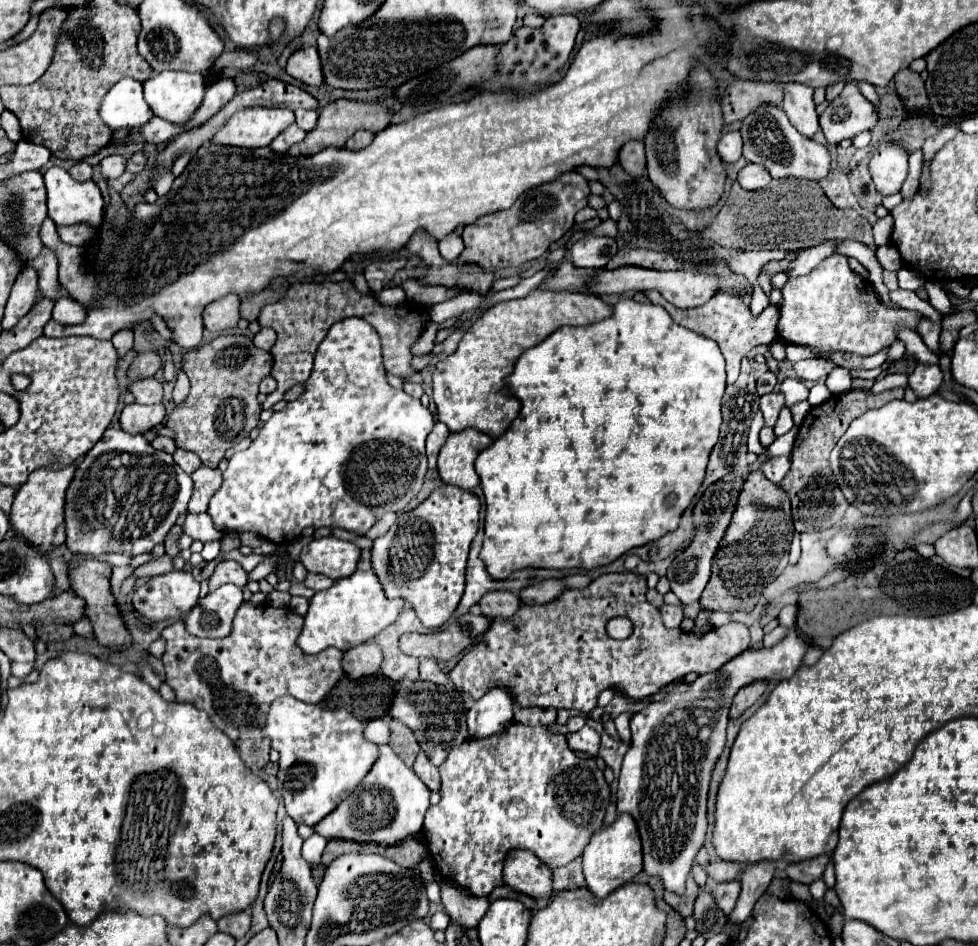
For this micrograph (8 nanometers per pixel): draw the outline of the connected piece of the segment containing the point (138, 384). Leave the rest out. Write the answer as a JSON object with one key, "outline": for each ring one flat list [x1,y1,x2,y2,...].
{"outline":[[156,378,130,382,130,392,136,396,136,402,140,404,160,404,164,400,162,382,158,382]]}

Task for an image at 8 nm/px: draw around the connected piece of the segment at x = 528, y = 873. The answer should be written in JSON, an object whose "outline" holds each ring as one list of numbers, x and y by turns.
{"outline":[[514,850,508,854,504,882,534,900,548,900,554,892,552,870,530,850]]}

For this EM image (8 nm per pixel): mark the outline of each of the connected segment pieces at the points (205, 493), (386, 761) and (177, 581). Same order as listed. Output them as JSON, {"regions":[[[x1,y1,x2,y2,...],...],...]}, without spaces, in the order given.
{"regions":[[[202,466,200,470,196,470,192,474,194,480,194,494,190,498,188,504,188,512,198,514,198,512,206,512,208,510,208,502,210,498,218,492,218,488,222,486,222,472,216,468,208,468]],[[384,744,378,746,378,758,360,786,348,798,344,798,336,806,336,810,332,810,322,822,318,822,314,830,326,840,340,838,392,846,422,830,422,820,428,806,430,790,420,782,414,770,406,768,400,758,396,758,392,748]],[[172,570,164,576,154,576,148,584,140,586,134,592,134,608,148,620,164,620,164,618,178,620,190,608,194,608,198,600,200,600,200,582,196,582,190,572,180,572,180,570]]]}

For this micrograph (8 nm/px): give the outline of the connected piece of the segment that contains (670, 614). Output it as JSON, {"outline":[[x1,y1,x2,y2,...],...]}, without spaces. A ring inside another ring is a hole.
{"outline":[[664,604,660,608,660,612,662,612,662,620,664,620,666,628,680,628,680,622,682,622,682,608,680,606]]}

